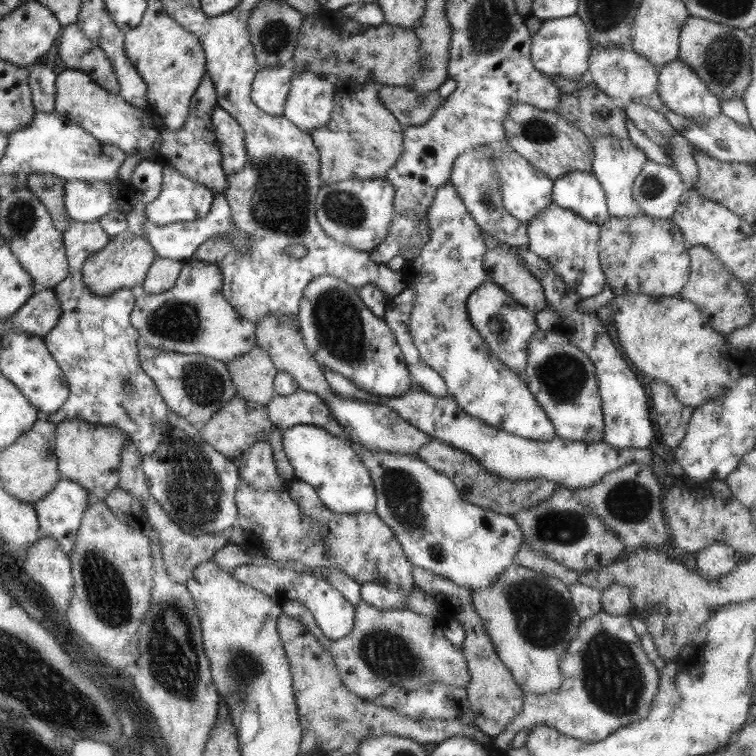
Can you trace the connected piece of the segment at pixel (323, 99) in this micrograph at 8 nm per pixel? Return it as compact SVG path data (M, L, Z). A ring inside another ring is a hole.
M318 73L295 74L283 116L305 132L327 126L338 86L333 79Z

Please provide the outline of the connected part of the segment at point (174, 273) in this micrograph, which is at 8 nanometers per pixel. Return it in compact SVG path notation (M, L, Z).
M156 258L148 269L142 284L146 295L163 294L176 285L176 279L184 266L182 261L172 261L168 258Z

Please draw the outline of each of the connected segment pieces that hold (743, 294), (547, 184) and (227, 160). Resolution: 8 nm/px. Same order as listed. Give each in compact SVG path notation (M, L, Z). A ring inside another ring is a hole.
M692 246L689 250L691 266L689 267L689 281L682 289L679 297L692 302L699 308L704 320L715 330L723 334L730 334L744 328L755 318L752 302L748 300L746 288L730 274L720 259L705 249L705 246Z
M501 141L483 145L491 146L489 157L493 162L493 169L500 181L501 193L506 210L516 220L529 224L553 202L553 180L548 175L543 174L540 169L532 166L516 151L505 150L505 144L506 141Z
M216 105L211 110L211 121L216 140L222 155L221 165L227 175L236 174L246 162L246 147L244 144L244 130L223 108Z

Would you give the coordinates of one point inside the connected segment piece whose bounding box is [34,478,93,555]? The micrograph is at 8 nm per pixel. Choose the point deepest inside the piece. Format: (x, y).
(60, 512)

